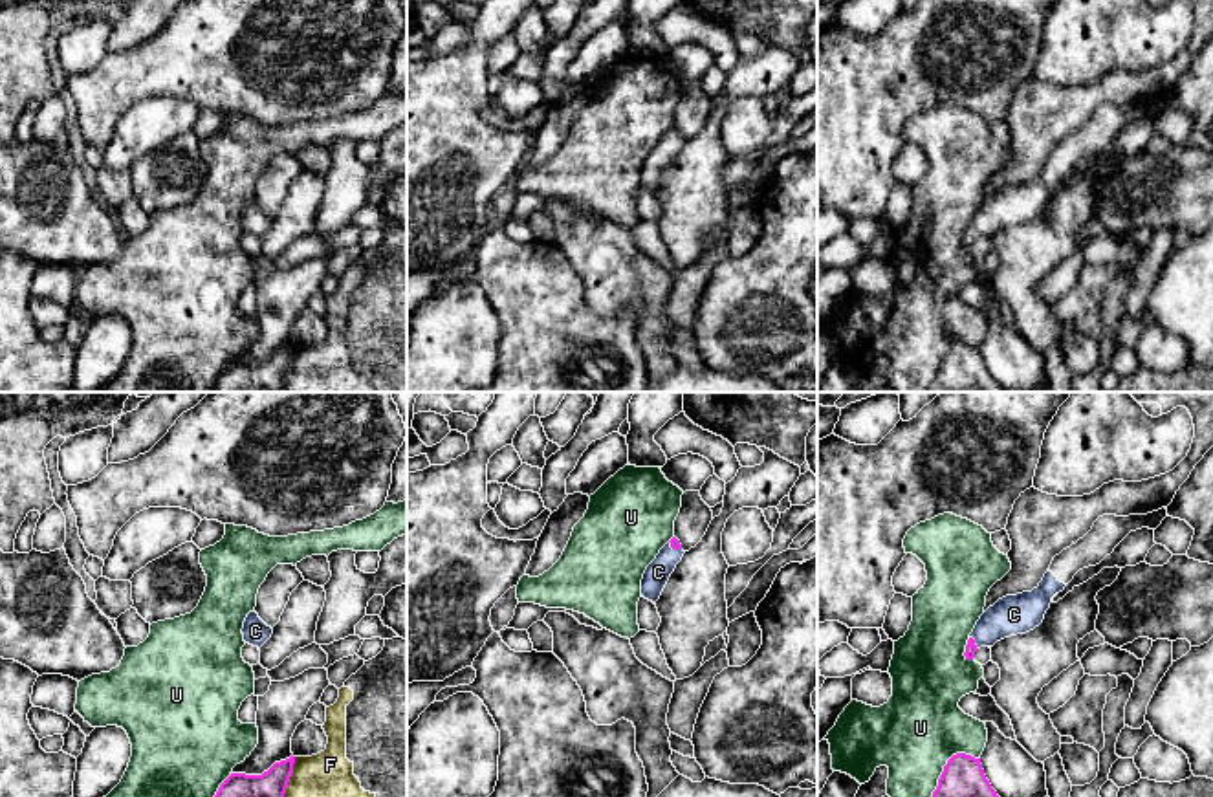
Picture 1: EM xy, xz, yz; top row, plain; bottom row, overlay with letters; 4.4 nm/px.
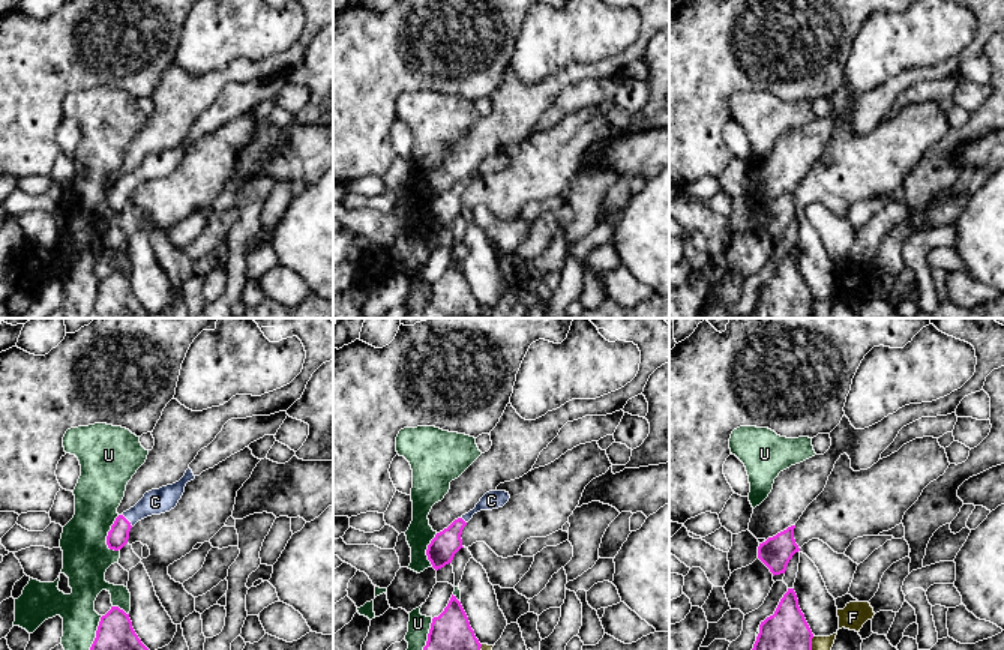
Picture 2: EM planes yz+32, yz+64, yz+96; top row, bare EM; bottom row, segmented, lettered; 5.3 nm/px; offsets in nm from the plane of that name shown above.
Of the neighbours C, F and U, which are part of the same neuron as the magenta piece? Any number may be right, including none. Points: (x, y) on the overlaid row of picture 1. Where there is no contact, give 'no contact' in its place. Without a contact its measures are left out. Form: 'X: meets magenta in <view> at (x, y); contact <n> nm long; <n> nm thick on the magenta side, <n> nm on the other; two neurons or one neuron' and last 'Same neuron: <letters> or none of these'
C: meets magenta in xz at (673, 548); contact 70 nm long; 50 nm thick on the magenta side, 110 nm on the other; one neuron
F: meets magenta in xy at (290, 775); contact 190 nm long; 120 nm thick on the magenta side, 200 nm on the other; two neurons
U: meets magenta in yz at (948, 763); contact 280 nm long; 180 nm thick on the magenta side, 380 nm on the other; two neurons
Same neuron: C

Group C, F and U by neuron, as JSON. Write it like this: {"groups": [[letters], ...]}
{"groups": [["C"], ["F"], ["U"]]}

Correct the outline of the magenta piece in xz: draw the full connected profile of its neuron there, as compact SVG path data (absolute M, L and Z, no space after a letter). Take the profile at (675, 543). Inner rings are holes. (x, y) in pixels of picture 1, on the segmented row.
M672 537L656 555L656 559L647 566L641 579L641 595L652 603L656 603L674 572L676 564L683 557L682 544L676 537Z

